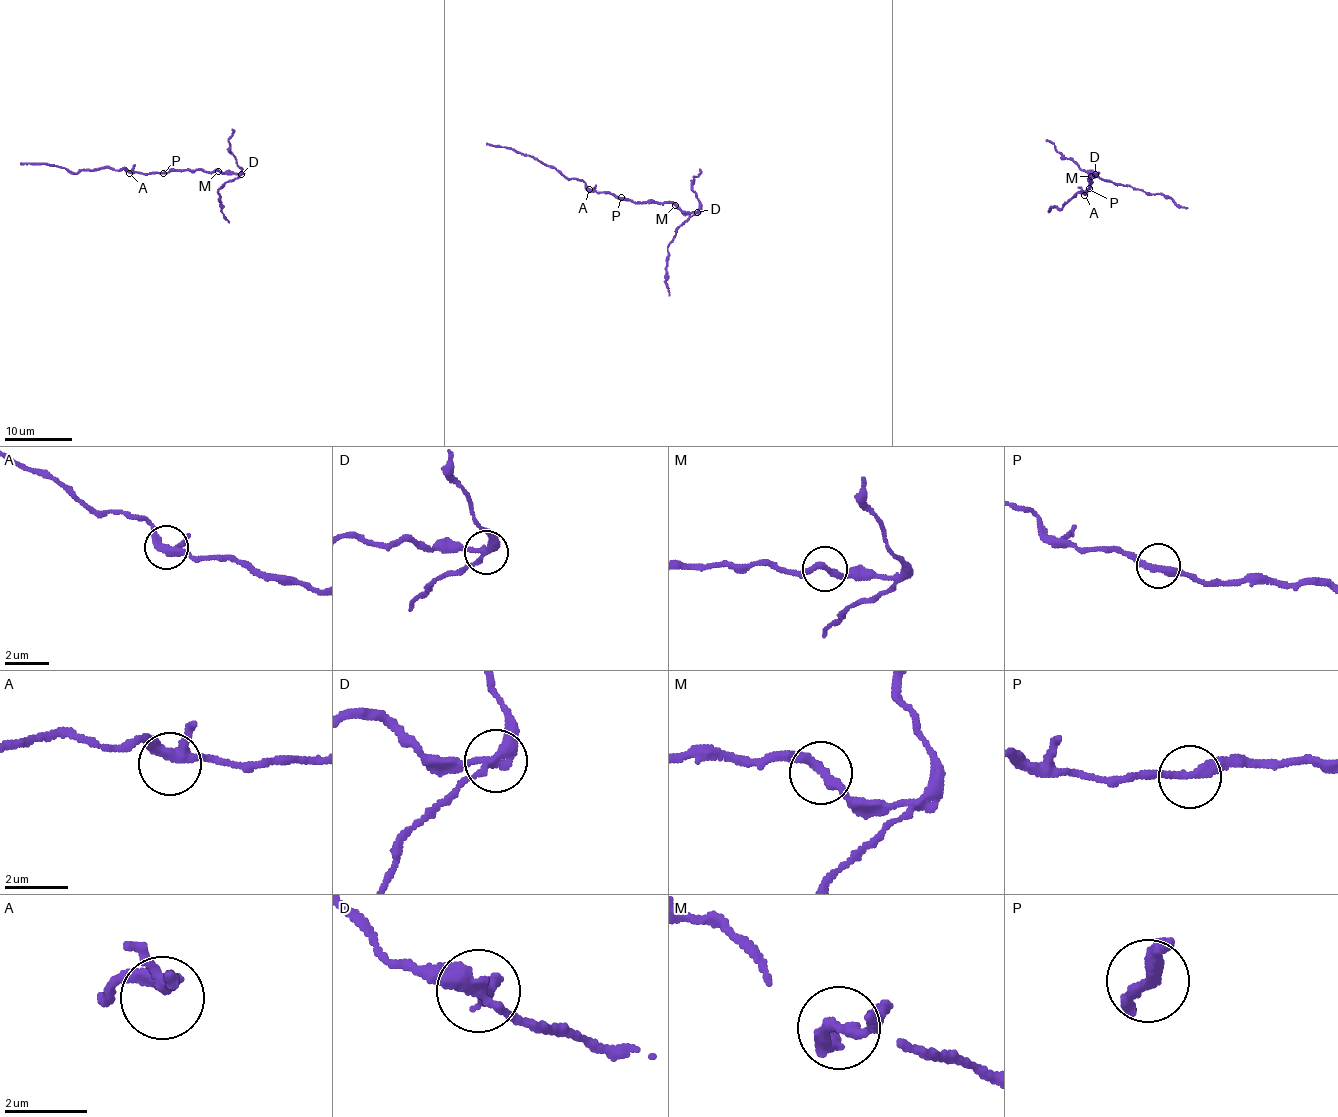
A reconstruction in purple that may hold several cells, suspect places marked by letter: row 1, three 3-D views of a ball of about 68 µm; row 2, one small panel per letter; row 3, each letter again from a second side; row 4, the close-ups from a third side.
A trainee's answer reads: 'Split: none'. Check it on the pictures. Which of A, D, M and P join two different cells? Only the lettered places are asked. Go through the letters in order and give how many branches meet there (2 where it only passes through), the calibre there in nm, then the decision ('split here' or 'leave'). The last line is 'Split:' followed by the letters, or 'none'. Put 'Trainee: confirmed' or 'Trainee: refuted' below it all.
A: 3 | 280 nm | leave
D: 3 | 300 nm | split here
M: 2 | 280 nm | leave
P: 2 | 300 nm | leave
Split: D
Trainee: refuted

